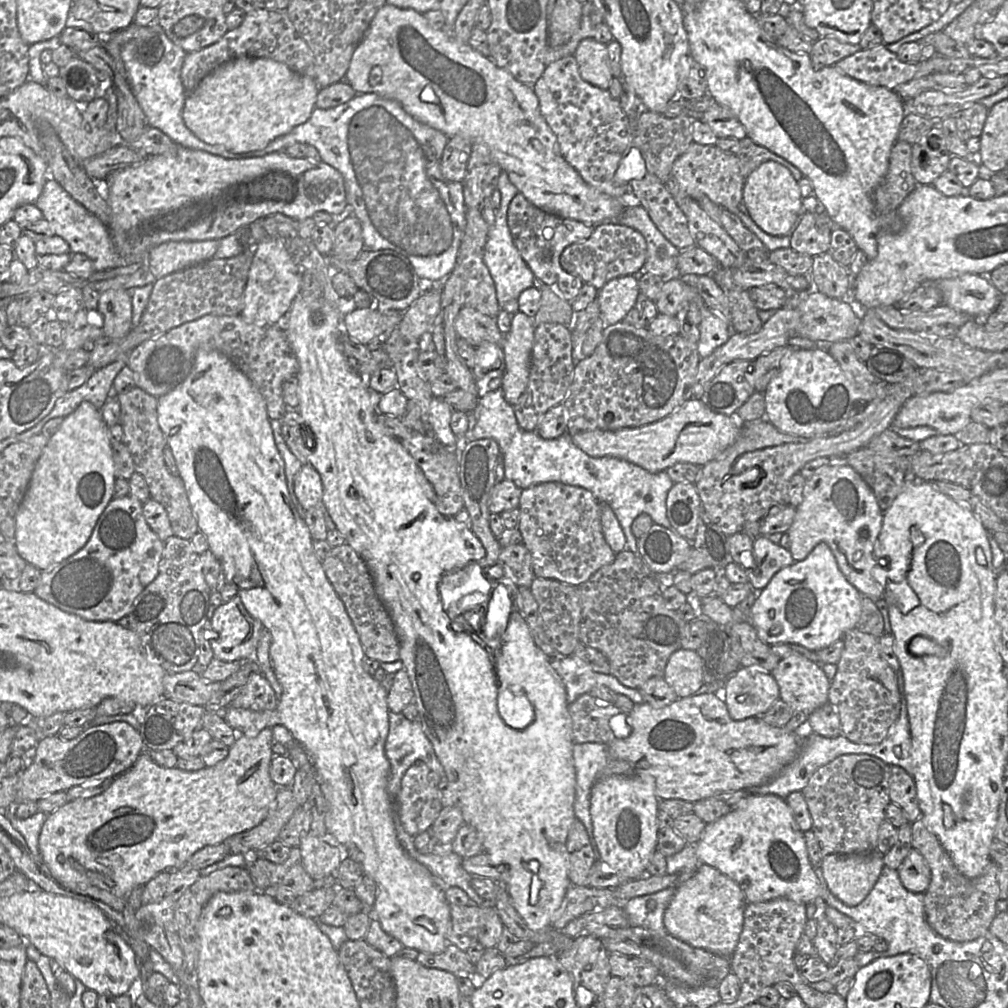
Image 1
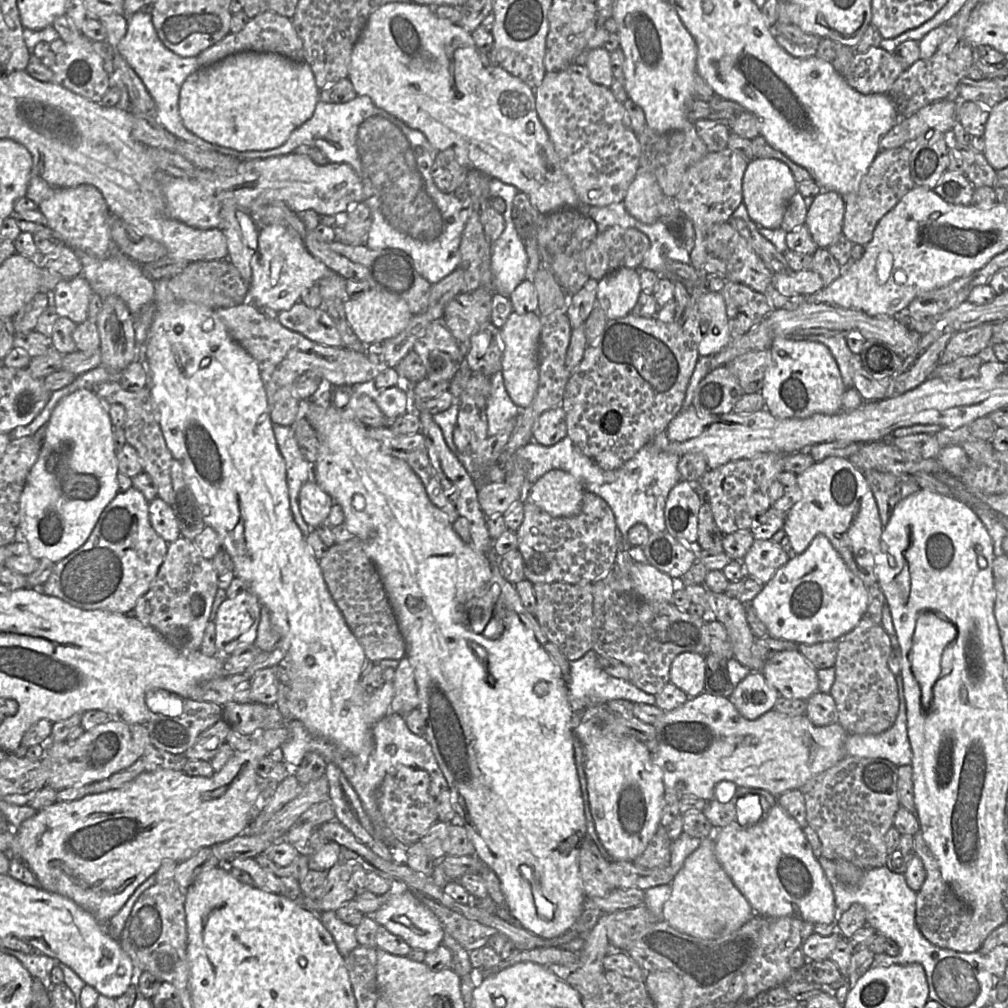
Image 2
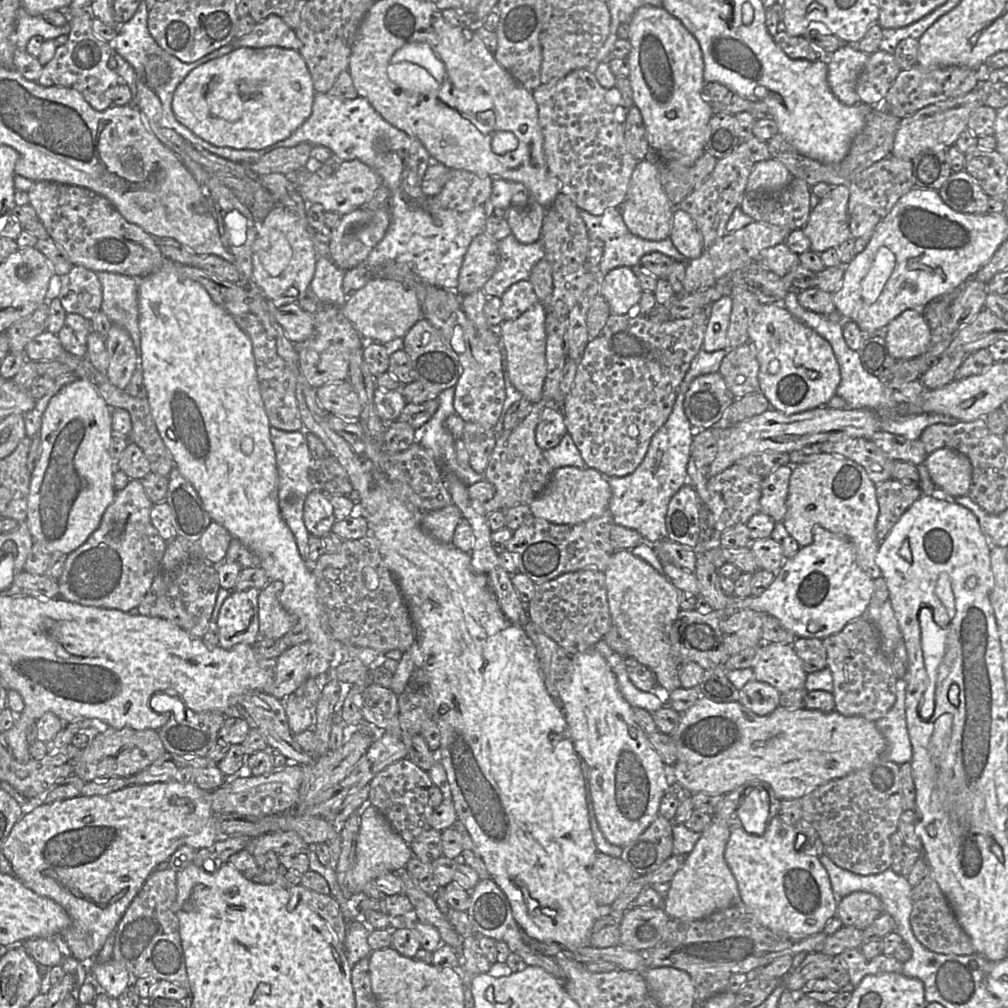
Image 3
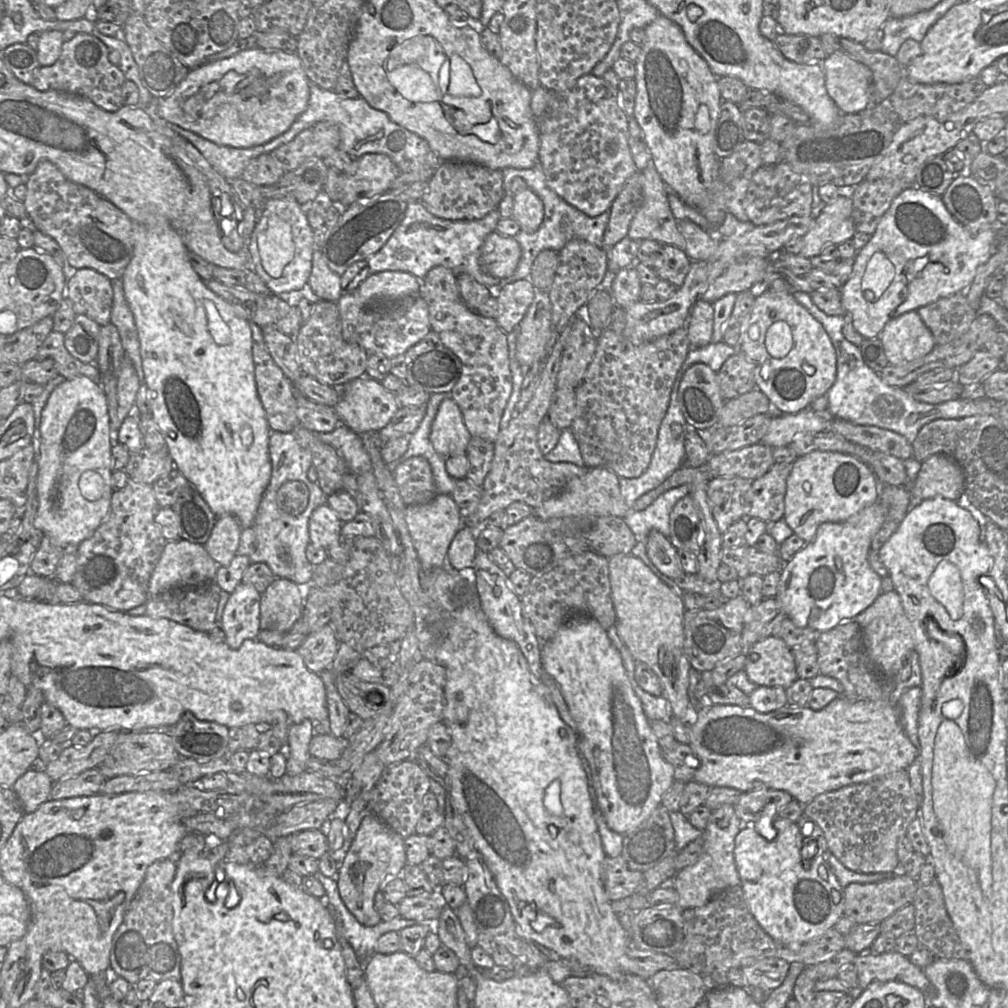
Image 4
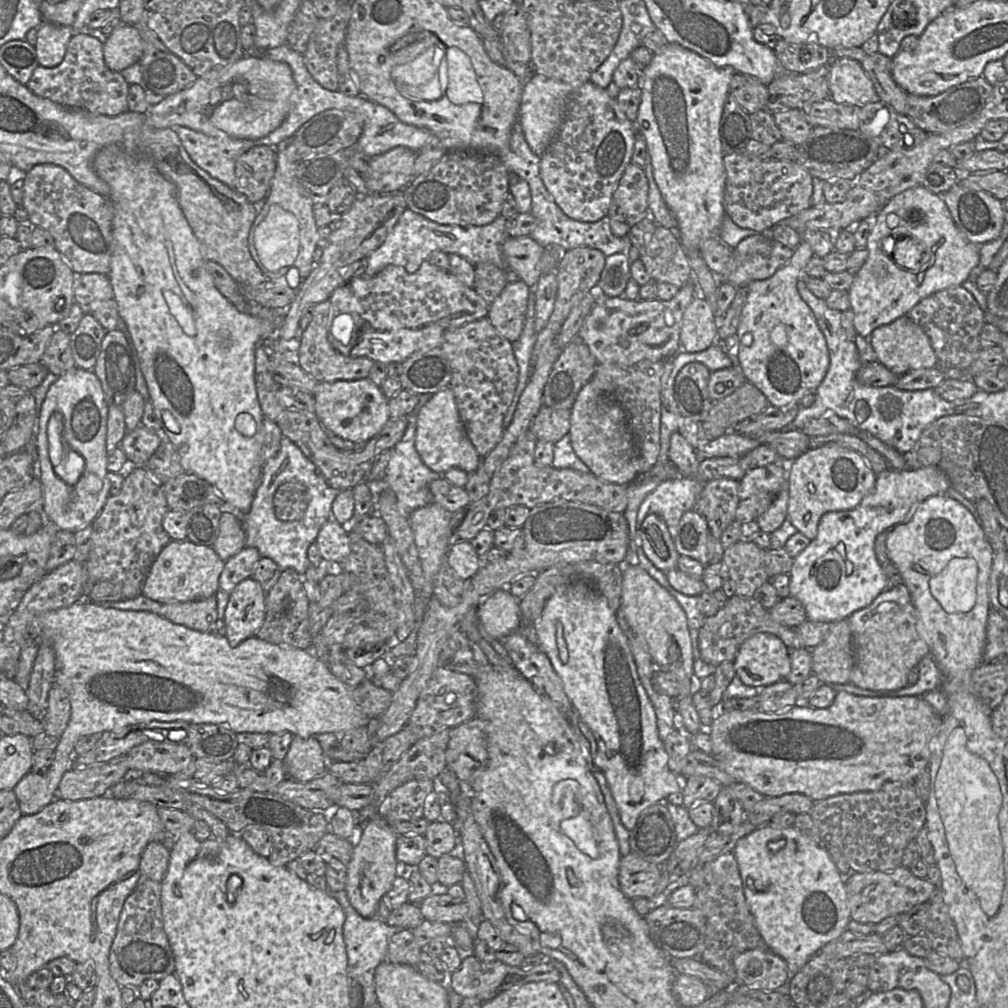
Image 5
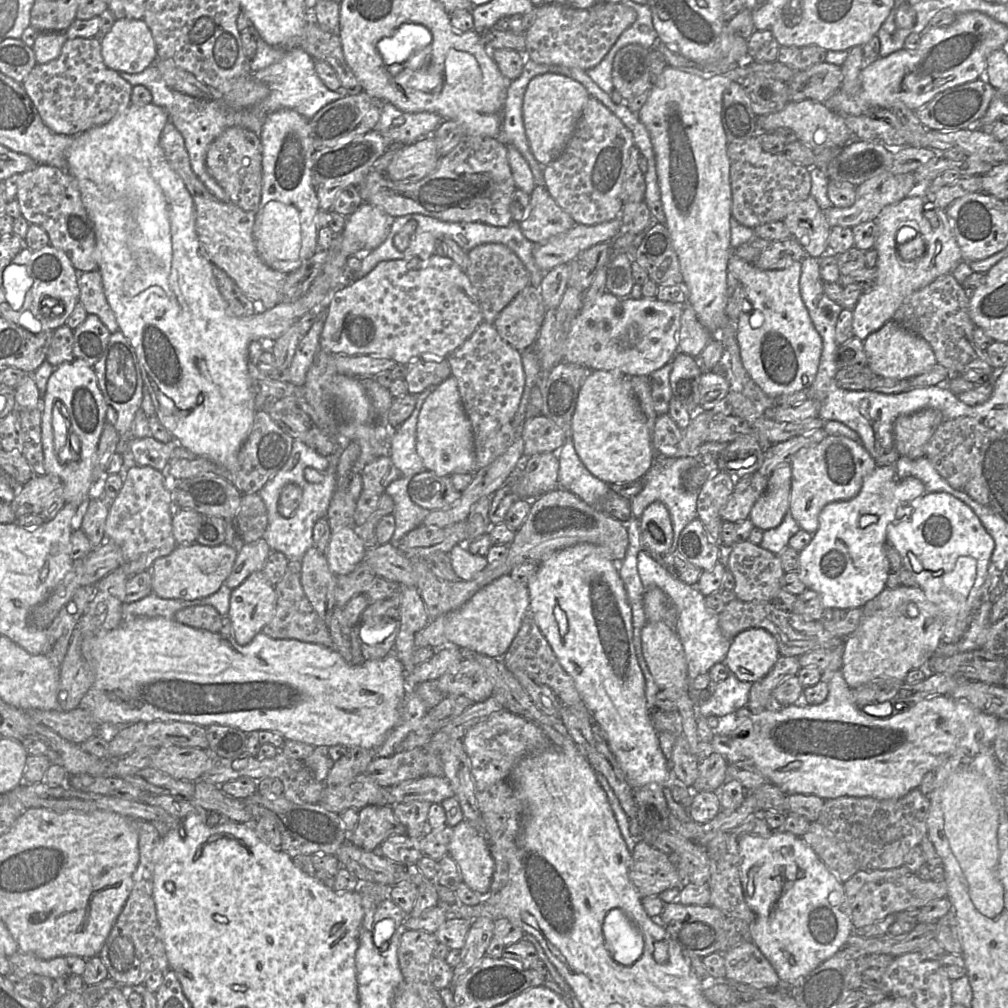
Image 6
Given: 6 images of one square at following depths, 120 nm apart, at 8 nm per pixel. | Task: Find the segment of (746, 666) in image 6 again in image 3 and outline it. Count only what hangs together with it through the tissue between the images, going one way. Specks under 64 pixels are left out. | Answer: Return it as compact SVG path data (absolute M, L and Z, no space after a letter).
M763 642L758 646L754 679L773 686L781 693L804 689L807 673L793 646Z

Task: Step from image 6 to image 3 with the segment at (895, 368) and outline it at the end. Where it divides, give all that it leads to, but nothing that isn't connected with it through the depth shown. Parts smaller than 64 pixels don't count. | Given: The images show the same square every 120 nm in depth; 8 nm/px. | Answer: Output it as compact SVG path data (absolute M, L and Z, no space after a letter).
M907 309L884 330L888 351L896 360L909 360L926 353L932 345L932 332L922 309Z

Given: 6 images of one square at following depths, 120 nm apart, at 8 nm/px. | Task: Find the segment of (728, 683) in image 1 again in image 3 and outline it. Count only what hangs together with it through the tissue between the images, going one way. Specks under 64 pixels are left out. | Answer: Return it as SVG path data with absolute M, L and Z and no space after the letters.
M751 680L739 690L739 703L758 716L770 714L780 705L780 692L770 684Z

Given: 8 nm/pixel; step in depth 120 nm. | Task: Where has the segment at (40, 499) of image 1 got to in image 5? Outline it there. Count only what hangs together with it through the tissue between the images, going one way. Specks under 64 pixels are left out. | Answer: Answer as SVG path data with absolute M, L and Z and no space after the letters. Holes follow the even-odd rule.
M77 366L69 369L52 383L42 403L39 417L39 432L36 437L36 449L41 468L40 481L44 491L43 511L45 516L55 523L60 530L75 533L91 525L110 495L110 482L107 478L107 418L108 405L105 401L105 395L98 377L93 370L85 370ZM53 413L56 413L55 420L58 424L56 431L53 428L56 439L57 458L54 458L51 452L49 452L50 442L47 426ZM71 451L77 452L84 459L84 466L80 477L79 473L76 476L71 476L71 471L69 473L66 469L69 461L69 466L72 466L70 457Z

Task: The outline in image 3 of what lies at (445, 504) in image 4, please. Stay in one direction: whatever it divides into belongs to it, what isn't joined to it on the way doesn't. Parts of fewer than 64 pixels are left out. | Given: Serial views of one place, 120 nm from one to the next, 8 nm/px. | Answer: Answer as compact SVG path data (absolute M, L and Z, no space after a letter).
M453 503L440 509L423 512L421 524L423 529L442 543L451 543L455 529L462 520L462 515Z

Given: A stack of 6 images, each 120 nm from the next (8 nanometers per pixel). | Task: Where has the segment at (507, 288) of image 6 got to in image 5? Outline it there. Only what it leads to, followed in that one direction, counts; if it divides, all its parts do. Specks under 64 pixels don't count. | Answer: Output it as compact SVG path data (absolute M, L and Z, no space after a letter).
M491 263L475 265L473 289L490 306L508 284L507 273Z

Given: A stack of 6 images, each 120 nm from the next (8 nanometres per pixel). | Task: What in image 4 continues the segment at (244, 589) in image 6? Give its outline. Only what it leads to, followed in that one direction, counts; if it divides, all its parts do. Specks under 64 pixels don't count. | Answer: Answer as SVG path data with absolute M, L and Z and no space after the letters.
M238 584L230 593L221 617L225 633L224 641L231 649L237 649L244 640L256 639L260 615L259 593L251 584Z

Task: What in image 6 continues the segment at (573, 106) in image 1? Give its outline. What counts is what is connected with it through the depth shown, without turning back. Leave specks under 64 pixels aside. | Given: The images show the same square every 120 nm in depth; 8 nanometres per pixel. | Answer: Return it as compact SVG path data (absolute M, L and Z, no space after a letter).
M589 97L566 147L554 161L543 168L542 185L576 225L591 226L612 221L619 217L624 204L621 199L622 184L633 146L632 132L604 104L594 97Z

